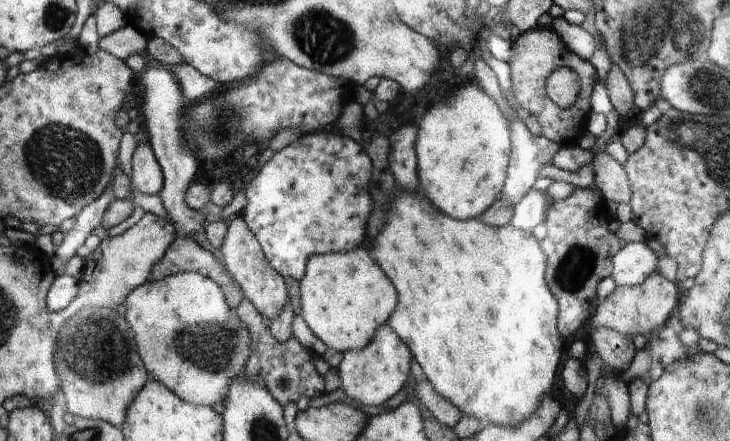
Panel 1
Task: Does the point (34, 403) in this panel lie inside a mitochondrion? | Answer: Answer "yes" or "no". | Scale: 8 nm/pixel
no

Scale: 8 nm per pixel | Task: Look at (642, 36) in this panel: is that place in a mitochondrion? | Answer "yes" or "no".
yes

